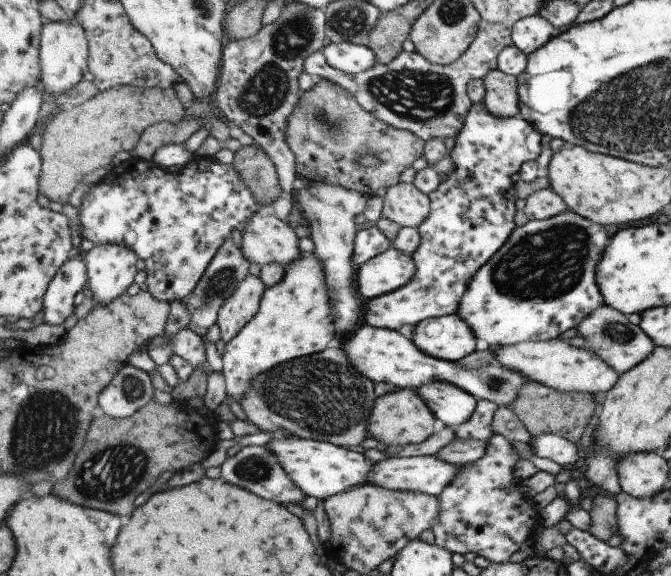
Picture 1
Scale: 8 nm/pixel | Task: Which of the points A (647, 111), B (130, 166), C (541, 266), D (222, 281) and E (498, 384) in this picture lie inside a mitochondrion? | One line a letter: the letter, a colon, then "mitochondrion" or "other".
A: mitochondrion
B: other
C: mitochondrion
D: mitochondrion
E: mitochondrion

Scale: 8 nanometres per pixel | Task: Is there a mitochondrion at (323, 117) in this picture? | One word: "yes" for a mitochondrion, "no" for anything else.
yes

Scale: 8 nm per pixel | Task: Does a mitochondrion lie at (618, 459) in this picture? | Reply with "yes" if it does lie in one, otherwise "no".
no

